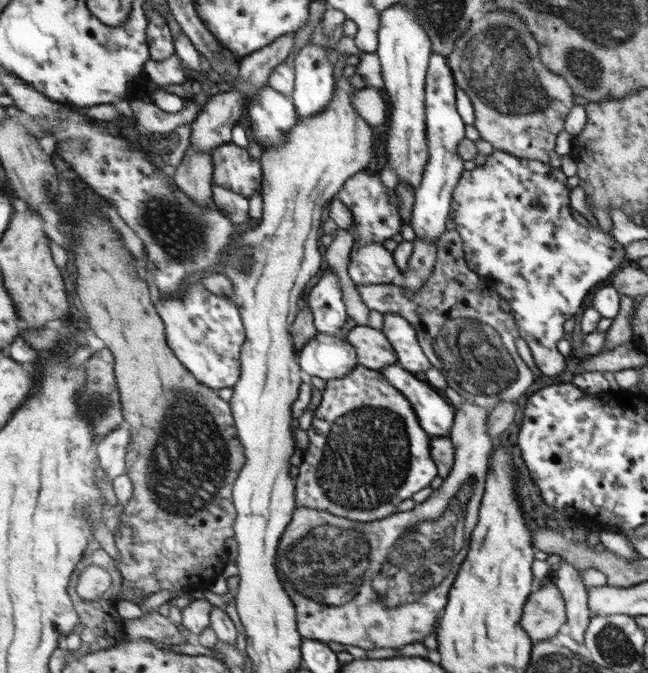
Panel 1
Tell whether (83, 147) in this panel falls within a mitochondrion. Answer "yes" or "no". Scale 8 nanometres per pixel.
yes

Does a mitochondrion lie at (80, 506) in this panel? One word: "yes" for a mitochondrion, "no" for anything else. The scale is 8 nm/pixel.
yes

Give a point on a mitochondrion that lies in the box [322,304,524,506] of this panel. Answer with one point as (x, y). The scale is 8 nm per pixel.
(472, 350)

